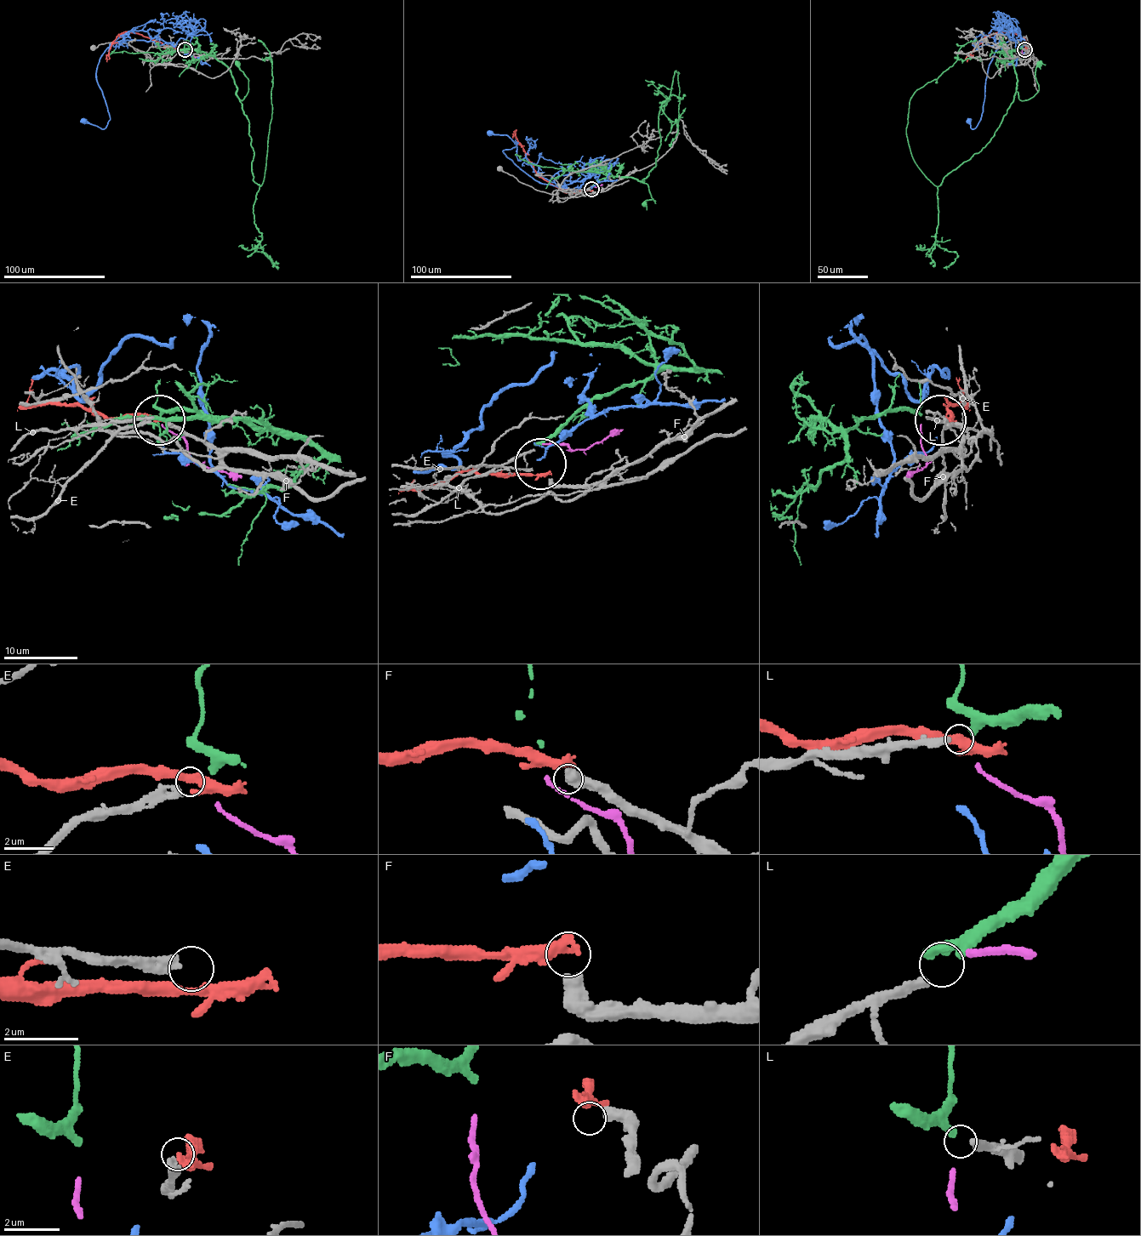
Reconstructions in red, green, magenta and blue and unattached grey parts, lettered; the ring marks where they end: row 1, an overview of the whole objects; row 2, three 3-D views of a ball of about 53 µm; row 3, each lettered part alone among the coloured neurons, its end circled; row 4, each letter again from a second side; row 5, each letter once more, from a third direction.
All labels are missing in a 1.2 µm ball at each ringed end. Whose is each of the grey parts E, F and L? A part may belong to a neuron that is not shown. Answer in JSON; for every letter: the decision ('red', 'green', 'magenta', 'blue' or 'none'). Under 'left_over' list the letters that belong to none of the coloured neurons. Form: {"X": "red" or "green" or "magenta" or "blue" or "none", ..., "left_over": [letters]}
{"E": "none", "F": "red", "L": "green", "left_over": ["E"]}

